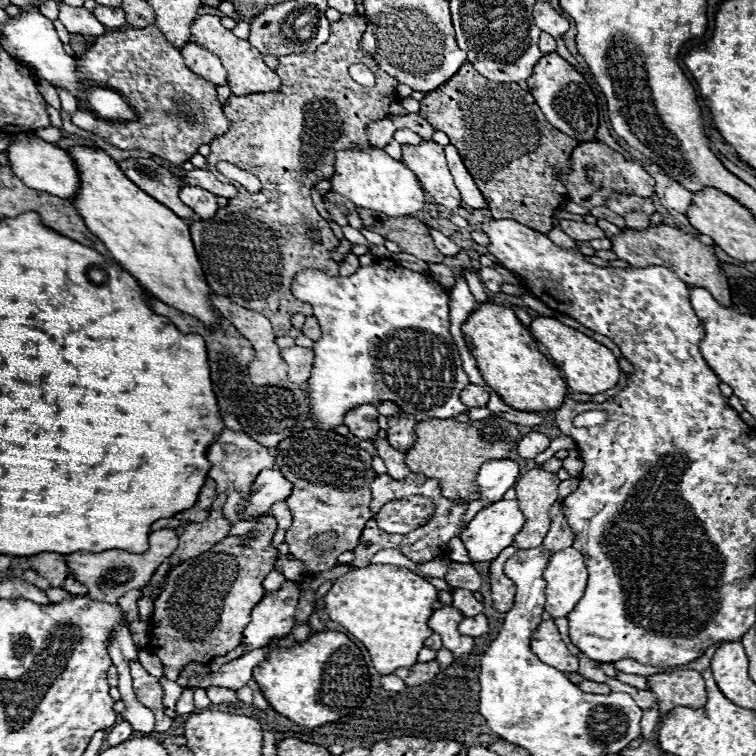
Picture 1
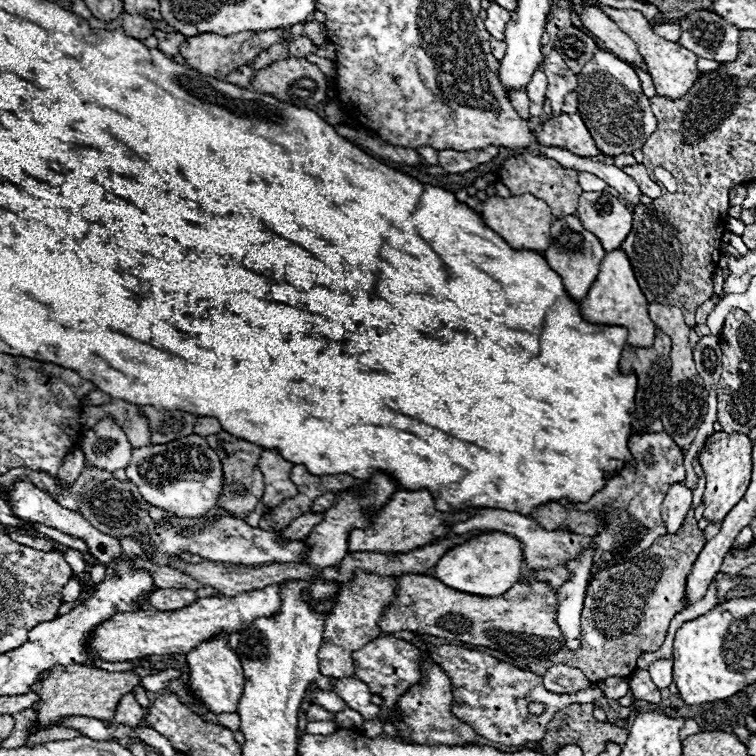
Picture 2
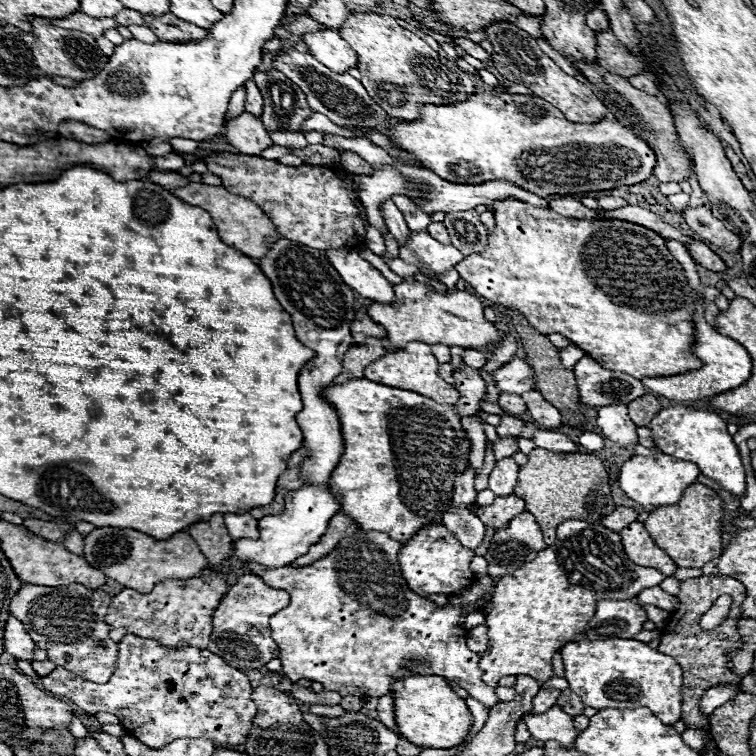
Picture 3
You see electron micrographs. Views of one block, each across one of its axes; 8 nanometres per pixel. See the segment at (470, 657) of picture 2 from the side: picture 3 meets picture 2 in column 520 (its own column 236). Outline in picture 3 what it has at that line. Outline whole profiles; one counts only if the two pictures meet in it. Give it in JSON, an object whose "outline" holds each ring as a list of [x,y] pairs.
{"outline":[[[126,634],[118,644],[118,662],[110,682],[94,684],[58,666],[42,678],[42,684],[48,692],[68,698],[88,714],[114,714],[130,736],[150,748],[162,748],[178,738],[244,744],[256,716],[248,678],[226,660],[202,648],[166,648],[156,640],[132,634]]]}

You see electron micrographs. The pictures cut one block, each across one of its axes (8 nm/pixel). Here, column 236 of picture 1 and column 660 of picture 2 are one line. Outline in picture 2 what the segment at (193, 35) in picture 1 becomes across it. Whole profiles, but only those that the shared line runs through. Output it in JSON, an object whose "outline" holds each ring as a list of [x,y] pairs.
{"outline":[[[598,4],[598,8],[606,16],[610,16],[618,24],[618,28],[622,32],[626,32],[636,42],[636,48],[638,48],[642,60],[648,66],[648,74],[650,74],[650,78],[654,82],[654,88],[656,88],[656,94],[658,96],[666,96],[666,98],[672,98],[674,100],[674,98],[684,96],[692,88],[694,78],[700,76],[700,72],[696,70],[696,58],[698,56],[694,52],[678,46],[676,42],[670,42],[670,40],[664,40],[664,38],[656,36],[652,32],[652,28],[650,28],[650,22],[638,10],[630,10],[630,8],[624,8],[624,10],[622,8],[610,8],[606,4]]]}

